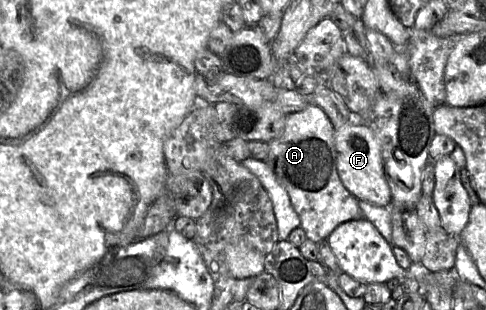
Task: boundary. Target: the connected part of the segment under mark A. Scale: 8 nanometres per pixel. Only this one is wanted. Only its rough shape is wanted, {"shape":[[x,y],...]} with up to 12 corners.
{"shape":[[310,103],[265,162],[307,239],[364,218],[338,175],[334,132]]}

